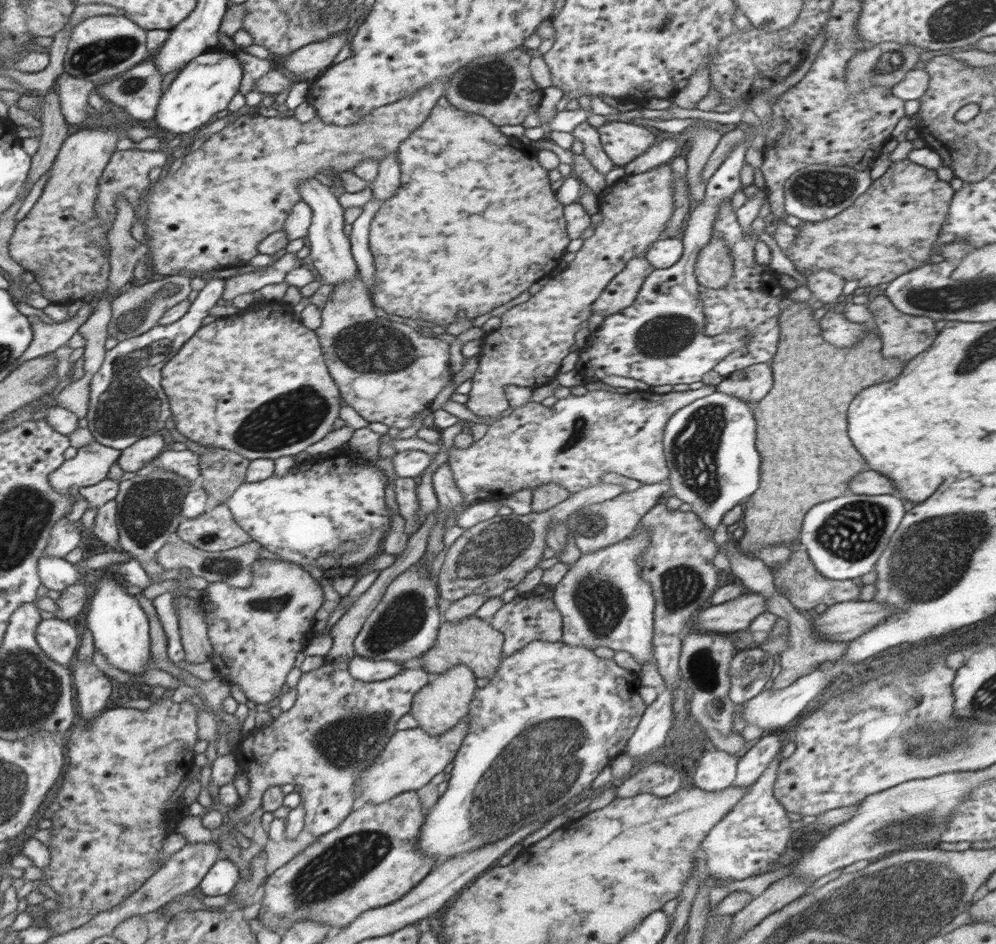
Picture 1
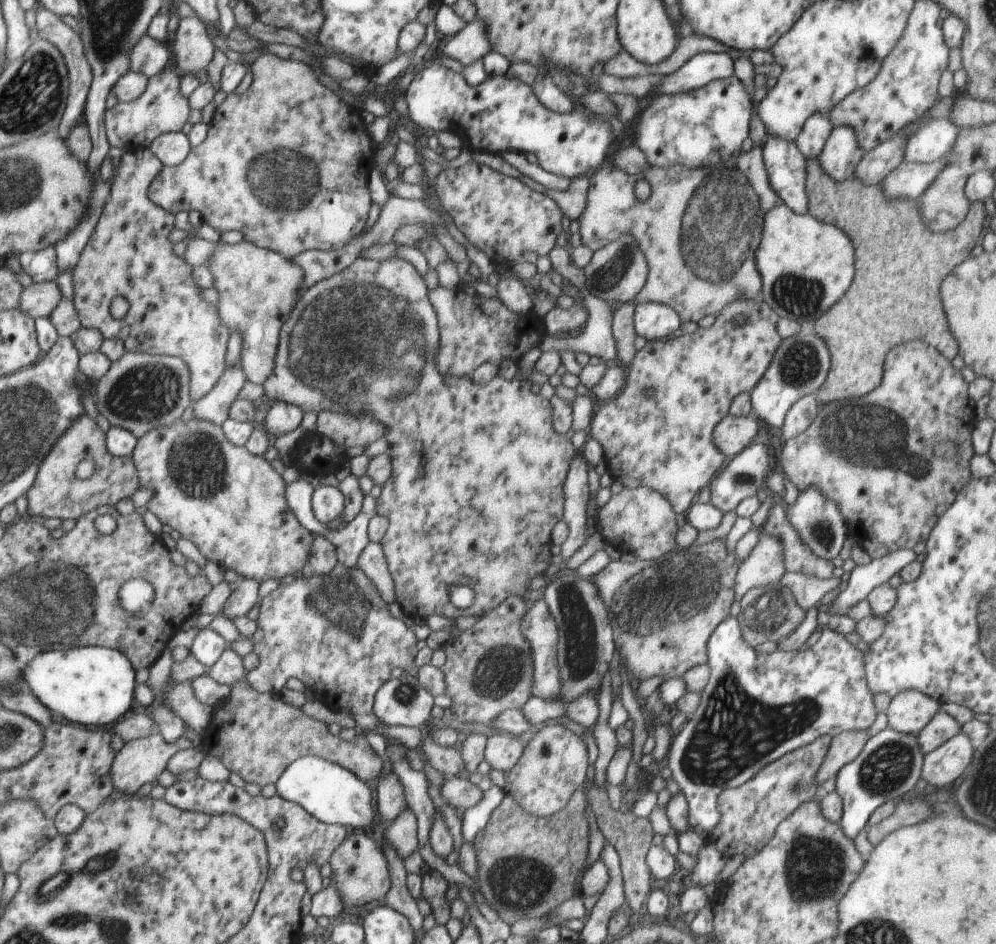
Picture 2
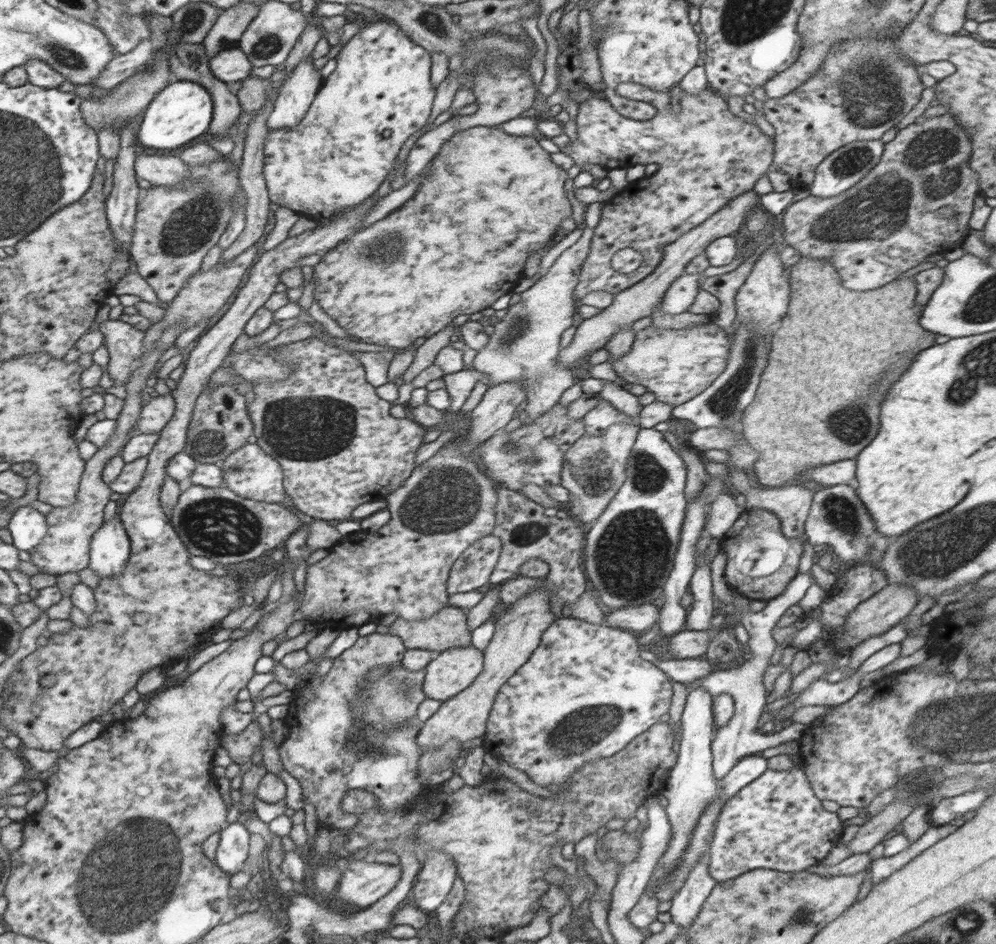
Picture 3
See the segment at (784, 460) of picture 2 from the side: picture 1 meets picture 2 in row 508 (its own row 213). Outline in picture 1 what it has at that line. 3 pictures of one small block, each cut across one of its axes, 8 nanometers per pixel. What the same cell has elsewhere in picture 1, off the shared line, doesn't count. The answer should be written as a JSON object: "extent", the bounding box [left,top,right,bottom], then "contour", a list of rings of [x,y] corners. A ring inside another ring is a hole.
{"extent":[786,158,954,288],"contour":[[[905,158],[892,163],[882,177],[874,180],[864,194],[834,218],[820,222],[803,220],[796,227],[797,234],[786,256],[804,276],[814,271],[829,270],[842,276],[845,281],[857,280],[860,288],[874,288],[939,258],[939,253],[933,252],[933,245],[940,229],[944,228],[954,194],[950,183],[938,179],[936,169],[920,166]]]}

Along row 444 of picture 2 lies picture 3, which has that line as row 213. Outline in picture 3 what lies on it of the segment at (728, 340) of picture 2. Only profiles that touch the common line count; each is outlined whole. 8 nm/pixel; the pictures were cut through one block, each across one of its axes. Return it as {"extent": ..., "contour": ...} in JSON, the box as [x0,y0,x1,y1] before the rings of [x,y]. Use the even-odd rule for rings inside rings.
{"extent":[561,83,773,301],"contour":[[[621,83],[617,87],[616,92],[623,98],[651,104],[654,106],[654,108],[656,108],[656,115],[651,120],[631,120],[627,117],[621,116],[618,112],[616,112],[616,110],[611,106],[610,103],[607,102],[606,99],[599,99],[596,96],[586,99],[583,103],[579,104],[579,110],[576,114],[576,139],[574,141],[570,141],[566,147],[561,149],[561,151],[566,153],[568,156],[571,156],[575,160],[575,164],[580,168],[584,166],[584,164],[599,164],[607,171],[613,168],[627,169],[629,166],[637,164],[647,165],[652,161],[655,161],[656,164],[659,164],[660,168],[653,175],[644,176],[642,179],[629,182],[628,186],[626,186],[626,188],[621,193],[617,193],[610,200],[604,202],[604,206],[602,207],[600,213],[600,221],[595,229],[593,229],[593,238],[590,243],[590,252],[580,267],[577,285],[574,289],[573,297],[578,301],[584,298],[586,294],[590,294],[590,292],[610,292],[610,294],[615,295],[616,293],[626,290],[626,288],[630,288],[630,286],[634,286],[634,284],[640,282],[640,280],[643,278],[646,278],[646,276],[650,275],[655,269],[655,266],[659,265],[659,262],[663,257],[663,248],[666,247],[667,244],[672,244],[672,242],[678,240],[680,236],[690,232],[699,224],[702,224],[707,218],[710,218],[710,216],[716,214],[716,212],[718,212],[721,208],[724,208],[731,200],[734,200],[736,197],[752,190],[761,176],[768,170],[772,169],[773,137],[762,133],[762,130],[760,130],[760,126],[758,126],[758,124],[750,125],[738,118],[738,116],[732,114],[732,112],[729,110],[729,106],[727,105],[726,98],[720,97],[720,95],[714,93],[714,91],[712,91],[710,88],[704,89],[700,95],[692,95],[690,93],[686,93],[686,91],[682,91],[682,97],[680,97],[681,99],[679,100],[680,106],[682,108],[680,108],[680,112],[678,112],[678,114],[675,114],[672,110],[670,110],[670,91],[658,92],[650,89],[650,87],[636,83]],[[625,248],[633,248],[643,256],[642,266],[638,267],[630,274],[616,272],[612,268],[610,261],[615,252]]]}

